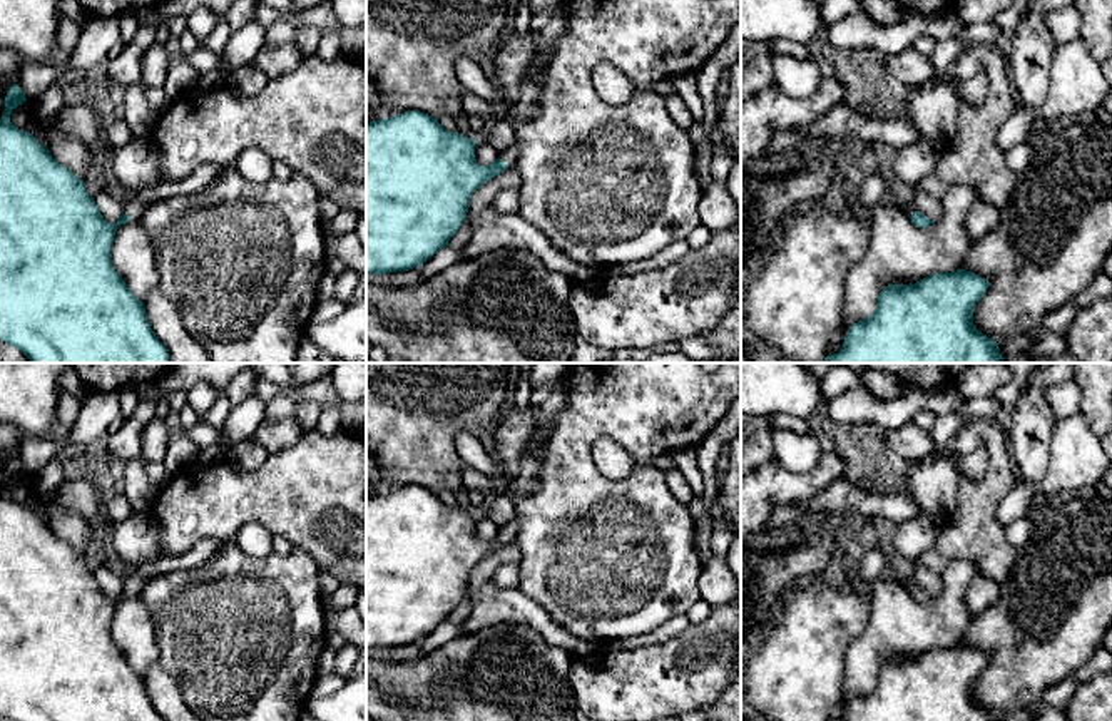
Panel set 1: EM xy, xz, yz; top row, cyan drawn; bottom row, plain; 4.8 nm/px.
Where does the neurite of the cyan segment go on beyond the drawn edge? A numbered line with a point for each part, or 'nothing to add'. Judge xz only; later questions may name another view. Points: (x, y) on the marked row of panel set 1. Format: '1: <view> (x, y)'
1: xz (510, 156)

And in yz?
1: yz (905, 204)

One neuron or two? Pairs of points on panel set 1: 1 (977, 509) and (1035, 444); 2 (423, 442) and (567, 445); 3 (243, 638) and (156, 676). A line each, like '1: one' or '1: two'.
1: two
2: two
3: two

